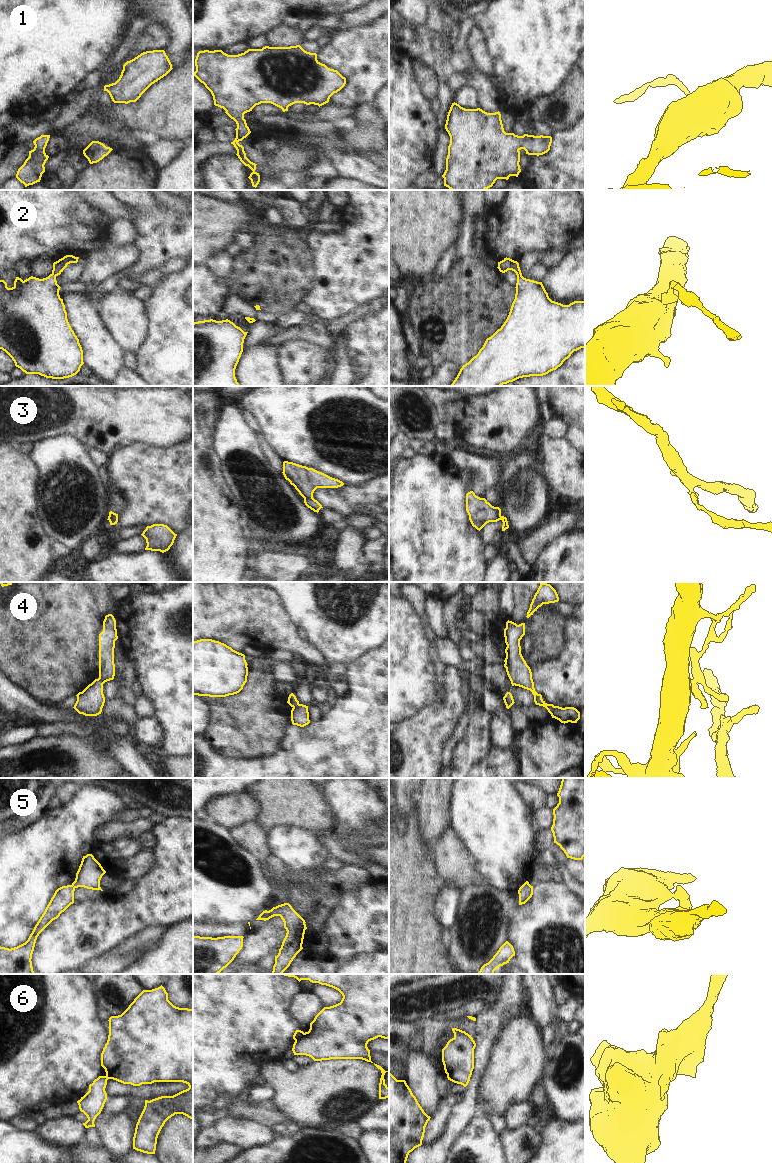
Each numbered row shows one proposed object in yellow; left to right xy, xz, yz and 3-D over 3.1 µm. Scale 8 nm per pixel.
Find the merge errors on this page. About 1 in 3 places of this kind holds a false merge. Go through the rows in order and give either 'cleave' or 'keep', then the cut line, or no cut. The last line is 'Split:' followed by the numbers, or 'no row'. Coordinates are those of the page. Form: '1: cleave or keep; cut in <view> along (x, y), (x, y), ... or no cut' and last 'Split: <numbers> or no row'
1: keep; no cut
2: keep; no cut
3: cleave; cut in xz along (304, 497), (312, 498)
4: cleave; cut in xz along (299, 704), (293, 708)
5: cleave; cut in xz along (268, 911), (270, 917)
6: cleave; cut in xz along (303, 1032), (295, 1040)
Split: 3, 4, 5, 6

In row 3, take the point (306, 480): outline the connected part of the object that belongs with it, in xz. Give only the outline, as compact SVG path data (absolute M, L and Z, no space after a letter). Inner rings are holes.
M283 462L283 475L303 498L313 498L317 488L338 488L344 483L313 468L293 462Z

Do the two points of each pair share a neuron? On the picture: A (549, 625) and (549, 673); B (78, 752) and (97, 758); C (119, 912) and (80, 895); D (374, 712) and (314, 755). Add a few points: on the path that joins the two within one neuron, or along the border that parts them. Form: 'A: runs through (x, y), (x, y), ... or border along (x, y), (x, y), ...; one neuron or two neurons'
A: border along (565, 643), (557, 657), (531, 665); two neurons
B: runs through (83, 757), (92, 758); one neuron
C: border along (106, 894), (101, 898), (74, 902); two neurons
D: runs through (359, 727), (329, 755); one neuron

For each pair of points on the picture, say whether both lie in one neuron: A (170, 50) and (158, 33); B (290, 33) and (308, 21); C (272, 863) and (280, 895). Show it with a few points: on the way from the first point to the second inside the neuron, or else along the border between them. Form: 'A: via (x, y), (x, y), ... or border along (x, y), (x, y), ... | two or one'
A: border along (161, 23), (169, 32), (169, 43), (163, 49) | two
B: border along (296, 27), (303, 33) | two
C: via (280, 871), (283, 887) | one

